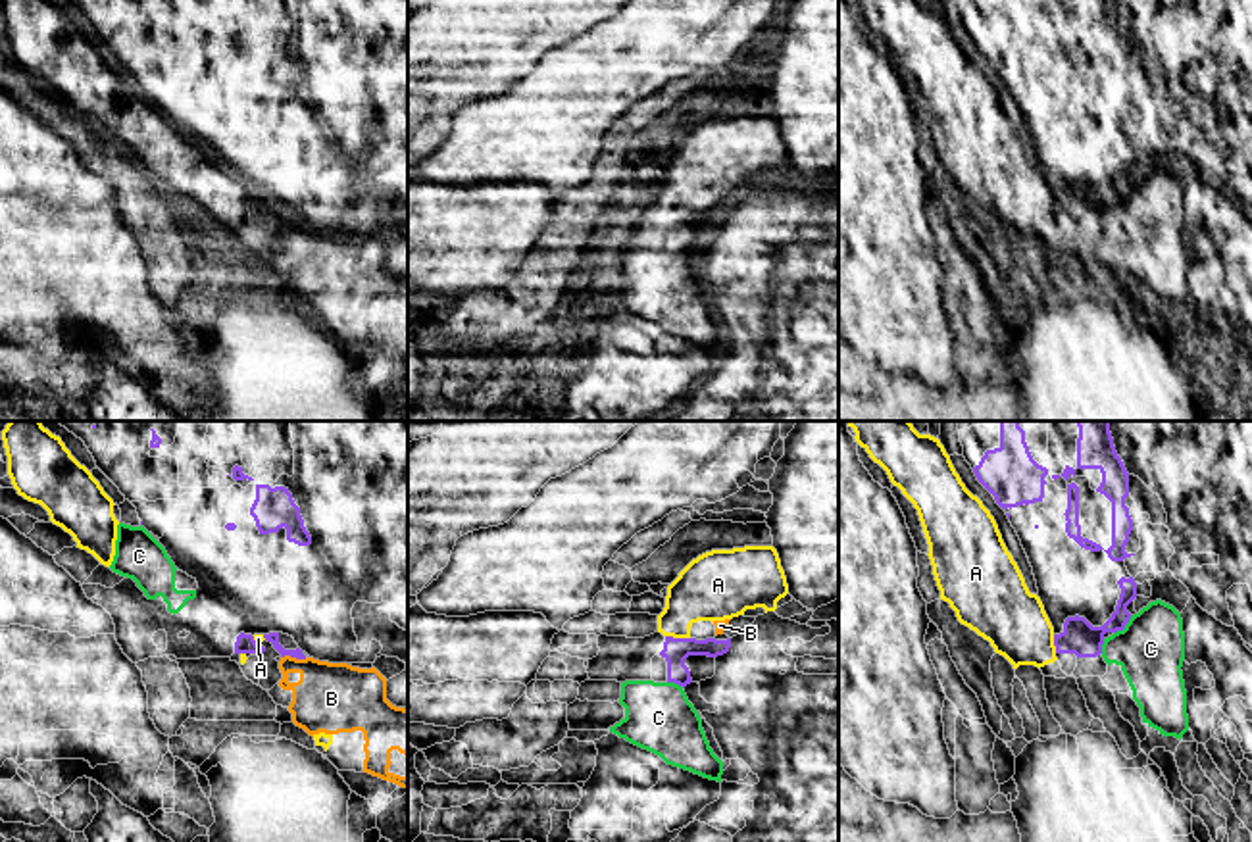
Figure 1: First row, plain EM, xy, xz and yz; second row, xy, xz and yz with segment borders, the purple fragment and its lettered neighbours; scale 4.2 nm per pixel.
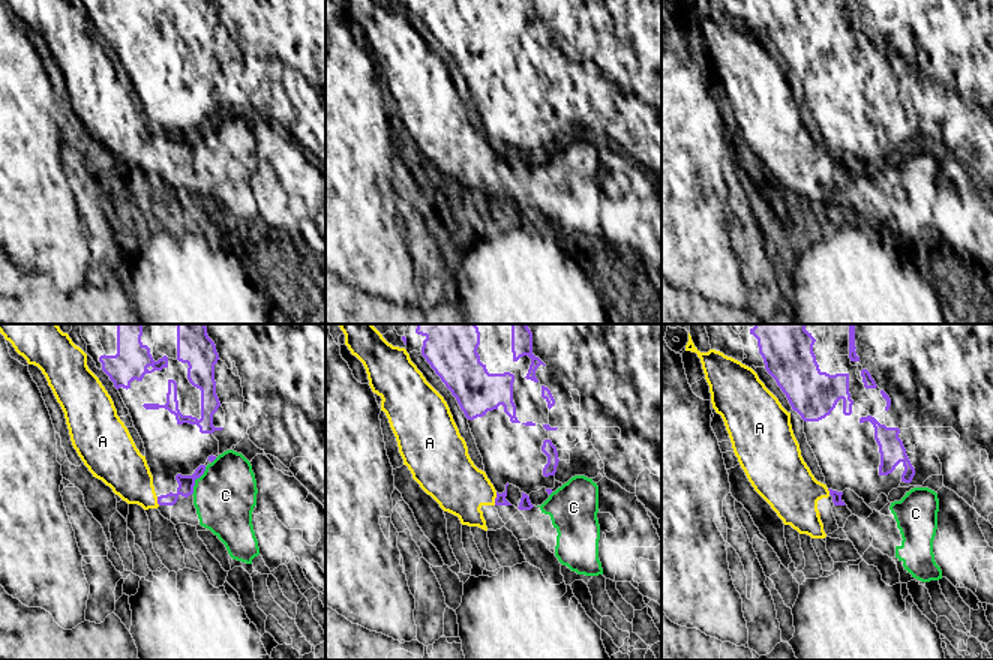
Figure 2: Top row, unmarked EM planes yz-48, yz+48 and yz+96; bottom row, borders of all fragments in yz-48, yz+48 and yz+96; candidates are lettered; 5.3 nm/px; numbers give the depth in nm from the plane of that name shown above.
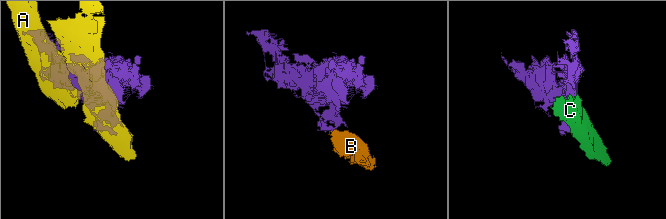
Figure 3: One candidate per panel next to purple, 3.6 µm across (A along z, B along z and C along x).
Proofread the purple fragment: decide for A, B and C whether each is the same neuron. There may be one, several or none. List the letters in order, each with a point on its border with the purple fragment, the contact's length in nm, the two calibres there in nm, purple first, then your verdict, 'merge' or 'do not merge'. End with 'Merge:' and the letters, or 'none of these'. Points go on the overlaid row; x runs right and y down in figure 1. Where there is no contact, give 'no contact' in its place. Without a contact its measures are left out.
A: meets purple in xz at (677, 639); contact 110 nm long; 110 nm thick on the purple side, 280 nm on the other; do not merge
B: meets purple in xy at (295, 656); contact 100 nm long; 50 nm thick on the purple side, 300 nm on the other; do not merge
C: meets purple in yz at (1124, 627); contact 110 nm long; 150 nm thick on the purple side, 280 nm on the other; do not merge
Merge: none of these

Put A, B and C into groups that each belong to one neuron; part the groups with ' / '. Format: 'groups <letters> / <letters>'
groups A B C

